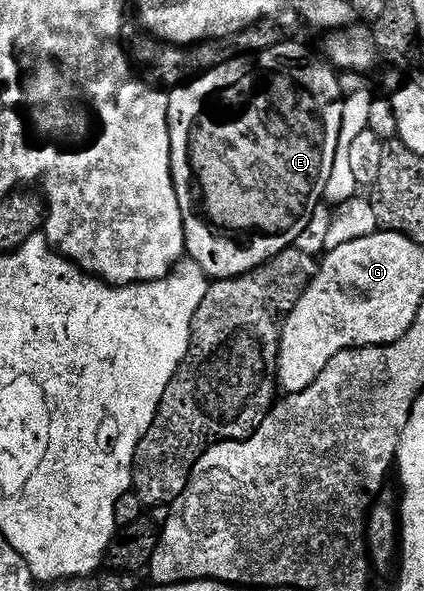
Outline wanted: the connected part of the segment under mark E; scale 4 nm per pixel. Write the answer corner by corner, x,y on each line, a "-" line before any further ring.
282,40
278,46
267,48
258,54
236,58
219,68
209,70
182,85
172,87
169,95
169,131
171,132
171,172
175,192
179,196
179,208
183,212
185,229
185,249
188,257
203,268
210,279
237,278
264,262
269,262
277,254
290,249
293,242
309,226
313,209
322,205
327,176
335,164
335,152
339,148
341,123
343,121
343,102
339,74
324,57
316,58
301,42

